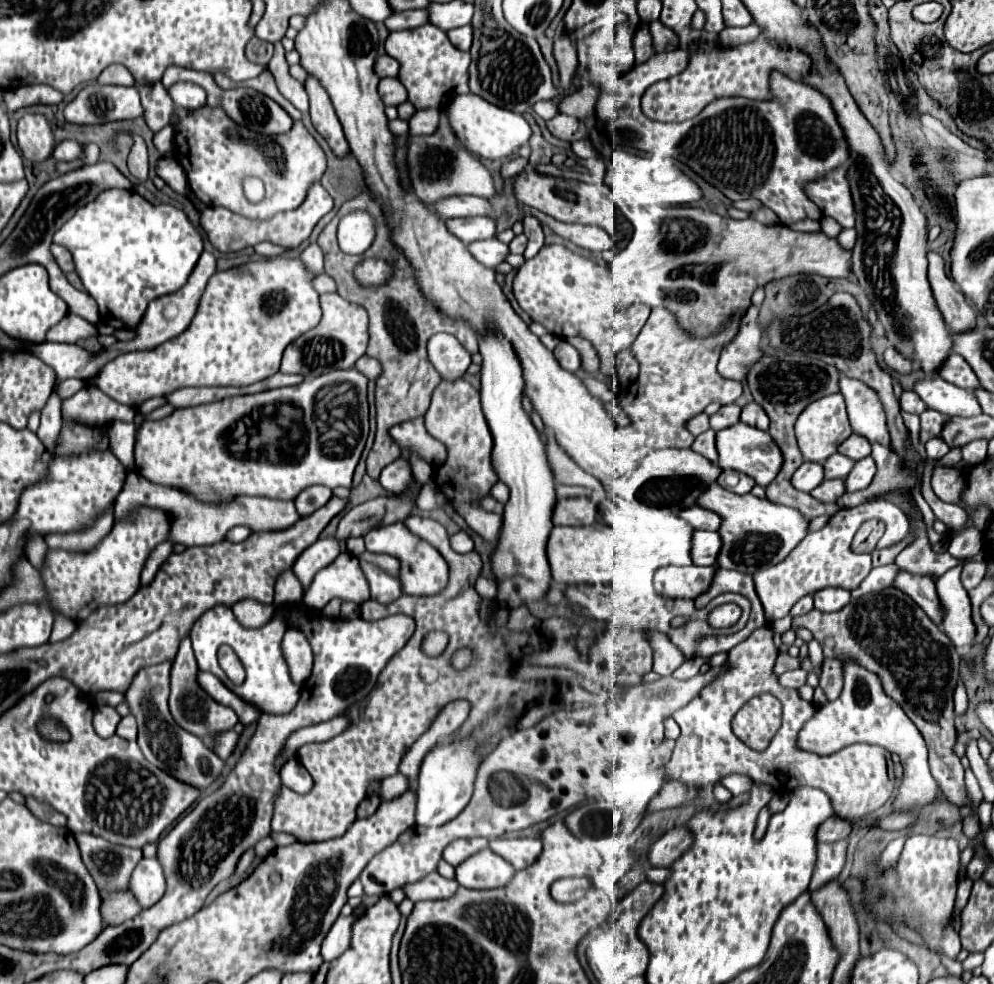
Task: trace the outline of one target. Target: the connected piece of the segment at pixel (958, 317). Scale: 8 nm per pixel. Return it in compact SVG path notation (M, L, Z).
M929 251L928 259L928 281L933 289L933 297L937 301L937 307L945 319L945 325L951 333L965 333L975 329L977 315L973 307L967 303L961 291L955 289L955 283L945 275L945 261L941 255Z

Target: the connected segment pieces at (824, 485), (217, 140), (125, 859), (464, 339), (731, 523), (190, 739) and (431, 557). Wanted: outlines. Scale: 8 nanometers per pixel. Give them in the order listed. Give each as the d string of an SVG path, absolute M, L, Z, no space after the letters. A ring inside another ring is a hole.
M843 479L821 481L821 483L811 491L811 495L813 495L817 501L823 501L823 503L835 503L843 493L845 493Z
M203 105L201 109L195 109L195 111L179 109L177 119L173 123L173 131L175 131L175 135L173 135L175 155L179 155L175 159L185 169L189 187L195 193L195 197L203 205L213 205L213 207L221 205L221 207L225 207L233 213L239 213L243 217L249 217L249 219L269 219L269 215L275 215L279 211L297 209L305 201L309 187L315 181L319 181L325 173L325 153L301 121L295 121L295 125L289 133L263 135L263 133L255 133L255 131L235 123L221 107ZM247 175L259 177L265 183L265 199L261 203L249 203L245 199L241 181Z
M81 833L75 839L81 849L83 863L87 871L91 873L91 877L95 879L95 885L99 891L119 893L127 889L129 877L135 865L143 857L139 849L111 845L109 841L99 839L95 835L87 835L87 833Z
M365 191L359 197L347 201L339 213L333 217L333 221L321 231L317 245L321 247L323 255L325 255L325 273L329 277L335 279L337 283L337 293L343 295L343 299L357 303L361 307L367 309L369 313L369 345L367 345L367 355L377 359L381 363L381 375L375 381L375 407L377 407L377 437L373 443L373 449L367 457L367 475L371 479L379 479L379 473L385 465L389 465L395 457L401 455L401 447L399 443L389 435L389 429L393 425L399 425L403 421L421 417L427 413L429 403L431 403L431 395L435 391L435 387L441 383L439 373L435 371L435 367L431 367L429 359L427 359L427 339L435 333L451 333L457 337L457 341L469 351L469 353L477 353L477 337L471 331L471 327L467 327L467 323L461 321L453 321L443 317L429 301L423 299L423 295L419 295L419 289L415 285L415 277L413 271L407 263L407 259L403 257L403 253L391 243L389 239L389 229L387 229L387 219L383 209L371 199L371 195ZM351 211L367 211L373 219L375 219L375 241L371 243L371 247L363 253L363 255L347 255L339 249L337 245L337 225L341 221L341 217L345 217ZM375 257L375 259L385 259L391 261L393 267L393 275L383 283L383 285L371 285L371 287L363 287L355 275L353 269L357 263Z
M711 483L697 497L697 505L721 517L721 525L717 531L721 537L721 551L717 555L717 565L723 569L735 569L753 575L757 569L773 567L791 553L791 547L795 547L795 543L803 539L803 535L807 535L809 521L803 519L799 511L795 511L793 507L783 507L771 503L769 499L759 499L751 493L737 495L723 489L717 483Z
M172 662L161 663L161 665L151 665L139 669L139 673L133 677L129 689L125 691L125 703L131 709L131 715L135 715L137 725L139 725L139 747L143 755L149 759L149 763L157 765L159 769L167 771L179 781L191 783L199 789L209 787L221 773L223 761L203 745L199 737L193 733L187 733L181 729L175 719L169 713L167 707L167 697L170 695L170 671Z
M397 521L397 523L391 523L387 527L379 527L375 531L369 531L365 535L365 545L367 545L369 553L387 553L387 555L399 559L399 563L401 563L399 581L401 581L401 589L405 595L435 595L447 585L449 567L447 567L445 559L427 541L413 535L405 527L403 521Z

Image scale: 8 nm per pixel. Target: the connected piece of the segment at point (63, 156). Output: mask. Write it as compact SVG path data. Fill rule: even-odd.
M61 141L57 143L53 155L57 157L57 161L73 161L83 155L83 145L77 141Z

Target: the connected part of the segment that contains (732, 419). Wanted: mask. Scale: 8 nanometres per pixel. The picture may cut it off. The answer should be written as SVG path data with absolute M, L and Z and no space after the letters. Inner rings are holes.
M723 405L715 415L709 417L709 425L713 431L721 431L725 427L731 427L735 423L739 423L739 413L741 409L737 405Z

